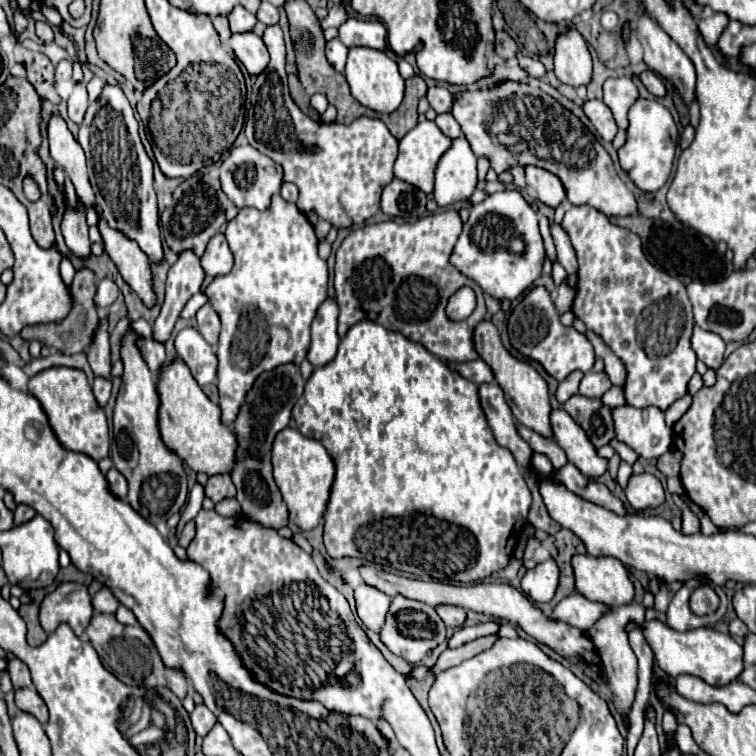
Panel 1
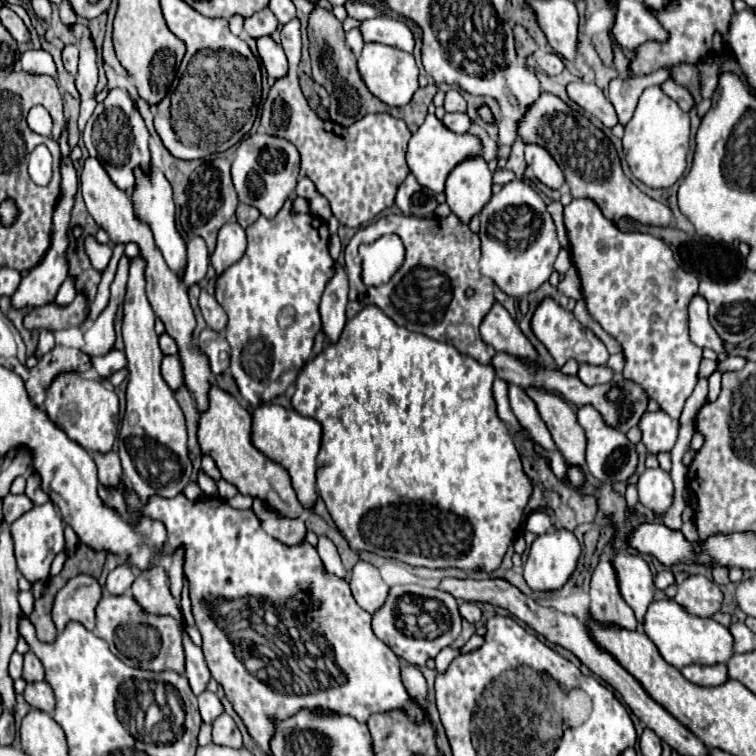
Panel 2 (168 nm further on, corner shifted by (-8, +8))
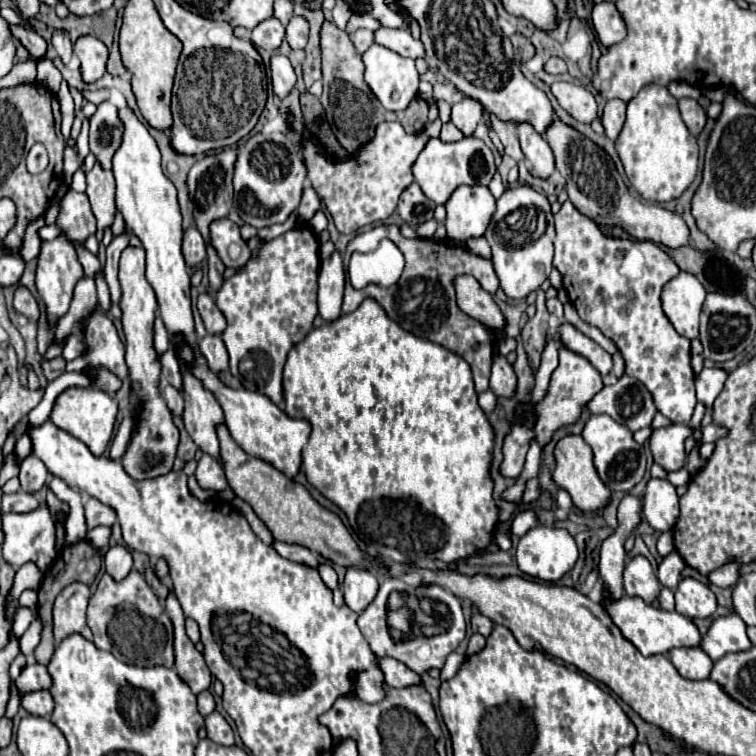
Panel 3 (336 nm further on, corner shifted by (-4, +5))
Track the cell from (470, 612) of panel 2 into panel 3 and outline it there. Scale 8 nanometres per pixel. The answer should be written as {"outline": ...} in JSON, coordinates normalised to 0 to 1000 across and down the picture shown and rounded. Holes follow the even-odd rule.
{"outline":[[[628,811],[628,813],[626,813],[626,819],[623,819],[623,829],[626,829],[626,835],[636,837],[639,843],[644,843],[644,840],[649,840],[652,821],[649,821],[647,816],[639,816],[636,811]]]}

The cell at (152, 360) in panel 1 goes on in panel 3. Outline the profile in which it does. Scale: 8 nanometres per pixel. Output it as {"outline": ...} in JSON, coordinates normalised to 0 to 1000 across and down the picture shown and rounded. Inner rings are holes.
{"outline":[[[224,507],[216,509],[213,522],[216,522],[216,528],[218,528],[218,533],[229,549],[242,549],[242,525],[231,512],[226,512]]]}

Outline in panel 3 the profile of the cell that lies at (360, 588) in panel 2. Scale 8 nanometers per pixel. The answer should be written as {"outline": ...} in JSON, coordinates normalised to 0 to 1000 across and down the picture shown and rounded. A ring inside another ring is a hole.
{"outline":[[[470,750],[459,753],[454,769],[454,784],[462,806],[478,811],[496,792],[499,779],[501,779],[501,769],[491,755],[470,753]]]}

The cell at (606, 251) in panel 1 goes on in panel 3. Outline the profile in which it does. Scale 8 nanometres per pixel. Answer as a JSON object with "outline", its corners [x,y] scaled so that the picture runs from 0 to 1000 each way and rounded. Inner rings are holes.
{"outline":[[[747,266],[742,279],[734,284],[734,300],[737,300],[737,316],[734,316],[731,353],[742,361],[750,393],[763,409],[766,419],[792,433],[795,440],[819,459],[827,475],[829,496],[845,501],[861,517],[869,541],[890,560],[906,562],[914,554],[917,541],[922,536],[919,507],[917,507],[919,493],[914,488],[914,470],[911,470],[914,459],[909,448],[896,443],[896,438],[880,419],[872,398],[874,380],[898,361],[898,353],[893,353],[890,343],[872,324],[861,319],[829,319],[829,316],[800,313],[787,298],[787,292],[766,282],[755,266]]]}

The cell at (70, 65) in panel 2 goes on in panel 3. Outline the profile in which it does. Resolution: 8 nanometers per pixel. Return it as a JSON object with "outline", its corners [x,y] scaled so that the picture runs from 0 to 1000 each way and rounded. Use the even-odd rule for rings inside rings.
{"outline":[[[75,38],[75,41],[70,44],[70,62],[73,62],[73,67],[78,70],[81,81],[83,81],[83,83],[91,83],[91,78],[94,78],[94,52],[86,46],[86,41]]]}

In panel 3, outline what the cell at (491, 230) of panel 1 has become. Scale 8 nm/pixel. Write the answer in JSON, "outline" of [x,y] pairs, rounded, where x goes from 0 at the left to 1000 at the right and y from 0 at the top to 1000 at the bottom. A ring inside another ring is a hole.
{"outline":[[[687,245],[671,250],[663,263],[657,263],[657,279],[649,290],[642,316],[652,329],[655,361],[660,366],[663,382],[673,396],[694,396],[726,366],[731,356],[731,313],[731,282],[718,255],[700,245]]]}

